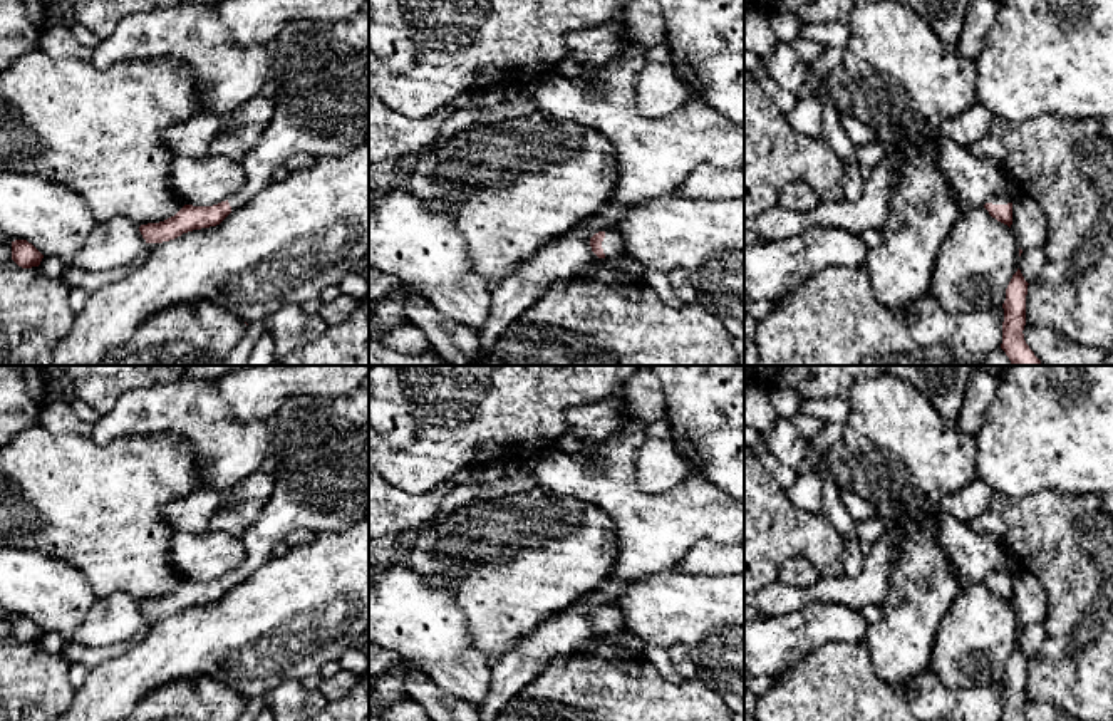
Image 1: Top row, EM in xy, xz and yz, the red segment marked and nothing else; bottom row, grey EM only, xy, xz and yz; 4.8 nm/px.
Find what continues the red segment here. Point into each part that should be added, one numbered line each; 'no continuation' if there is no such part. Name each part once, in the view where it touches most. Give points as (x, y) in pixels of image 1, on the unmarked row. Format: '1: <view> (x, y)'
1: xz (612, 619)

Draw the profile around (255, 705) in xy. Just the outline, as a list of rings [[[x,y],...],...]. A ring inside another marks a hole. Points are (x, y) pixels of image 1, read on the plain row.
[[[251,698],[246,701],[245,709],[241,714],[236,718],[236,721],[255,721],[258,713],[265,708],[265,699],[263,698]]]

